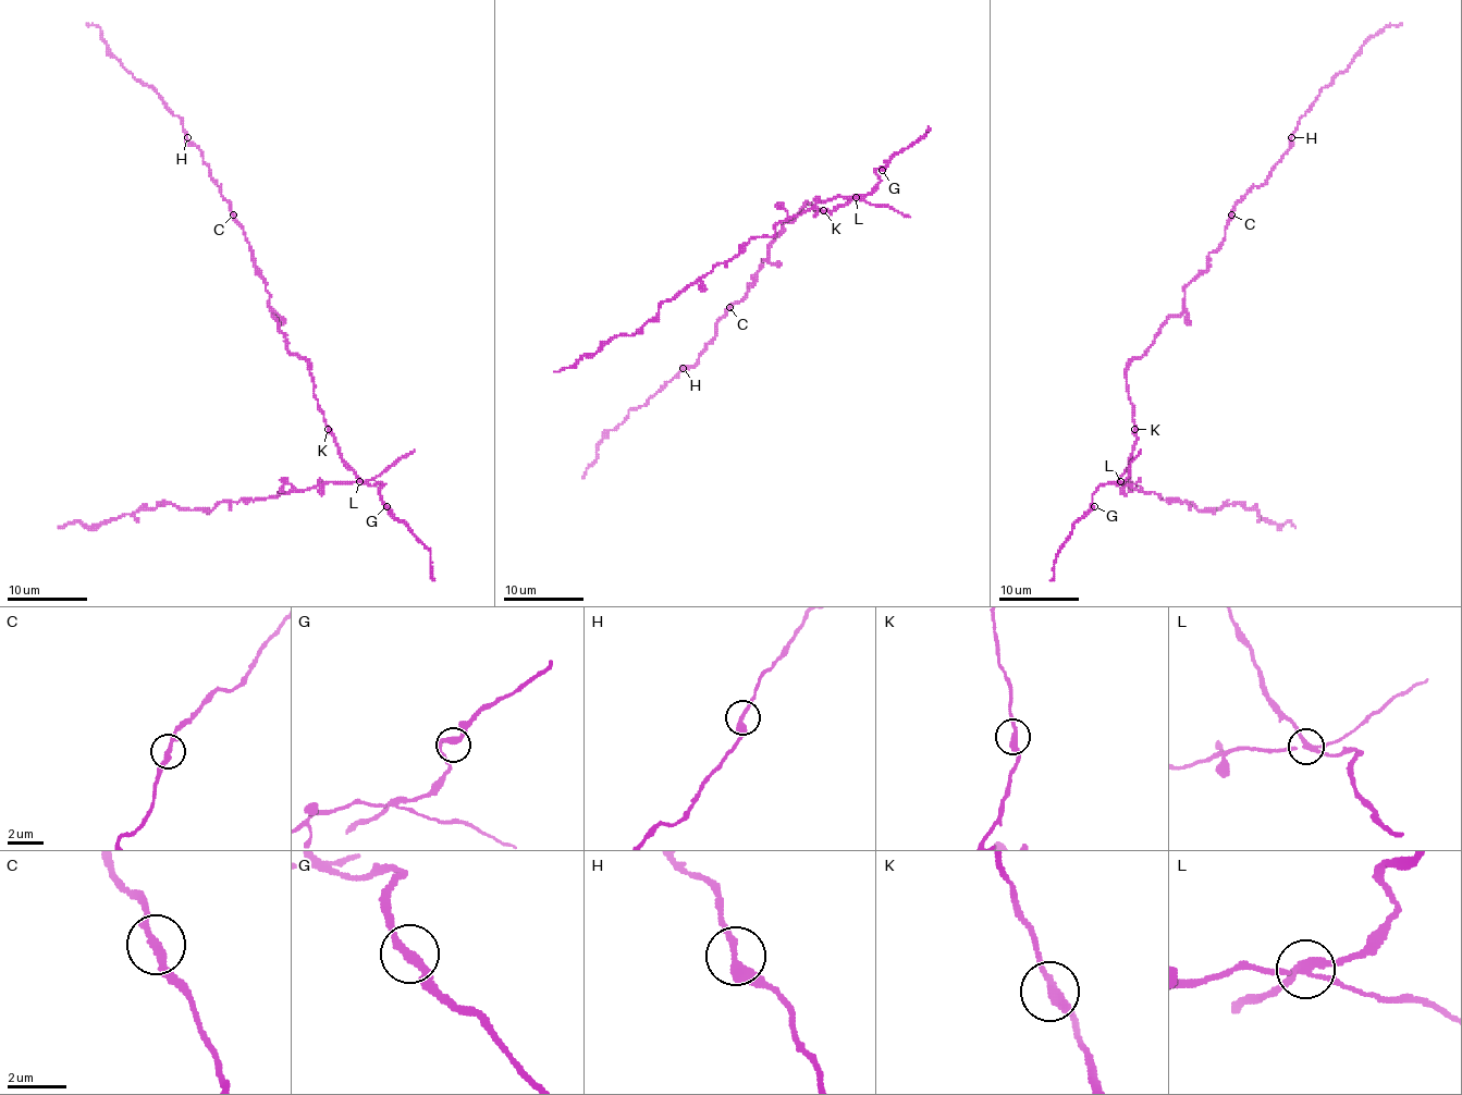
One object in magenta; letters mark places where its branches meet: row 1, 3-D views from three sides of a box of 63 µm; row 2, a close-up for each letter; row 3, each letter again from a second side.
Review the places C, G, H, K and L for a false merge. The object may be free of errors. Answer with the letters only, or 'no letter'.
L

